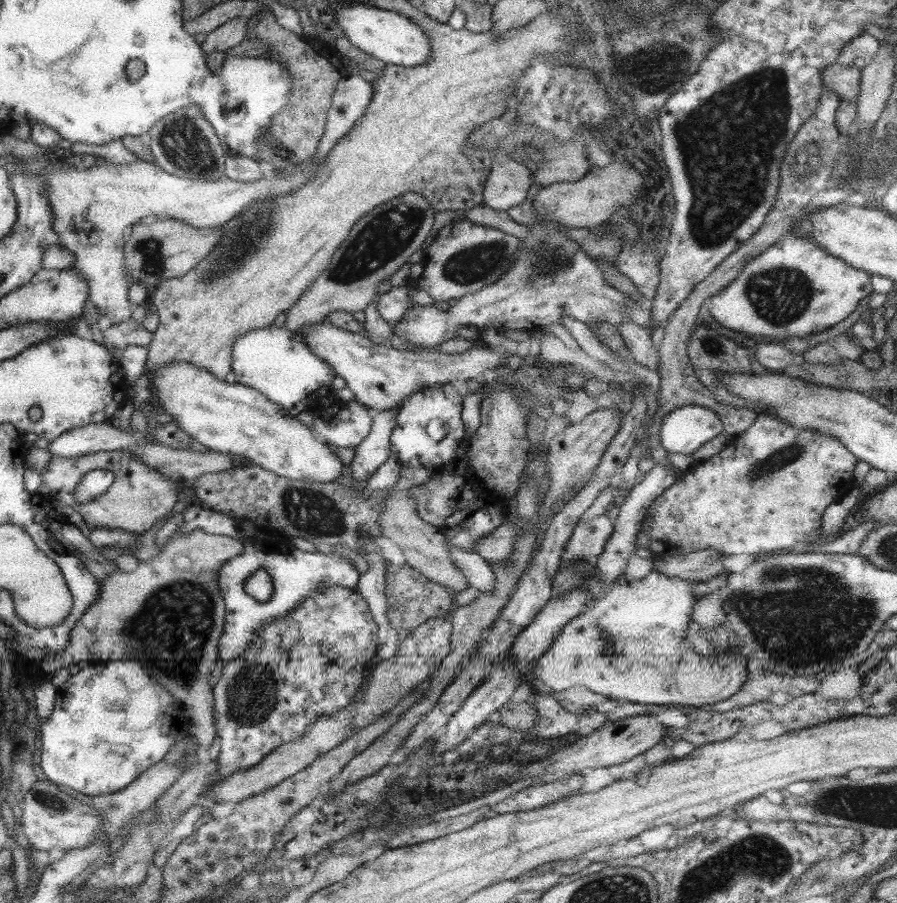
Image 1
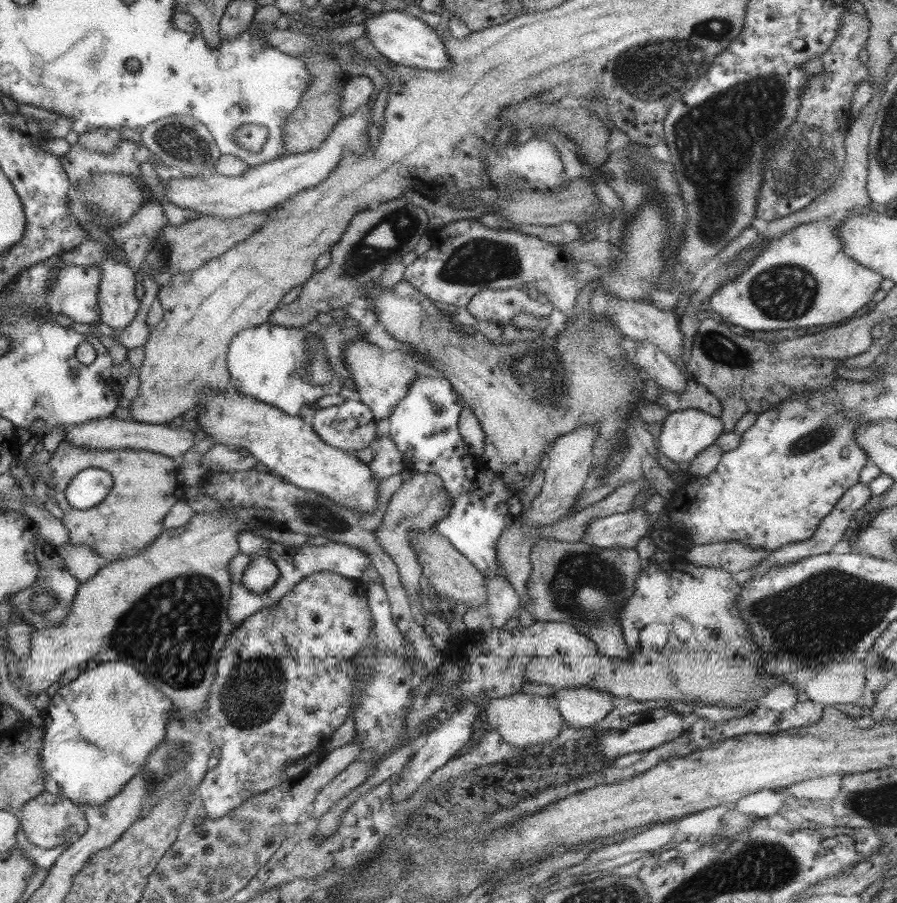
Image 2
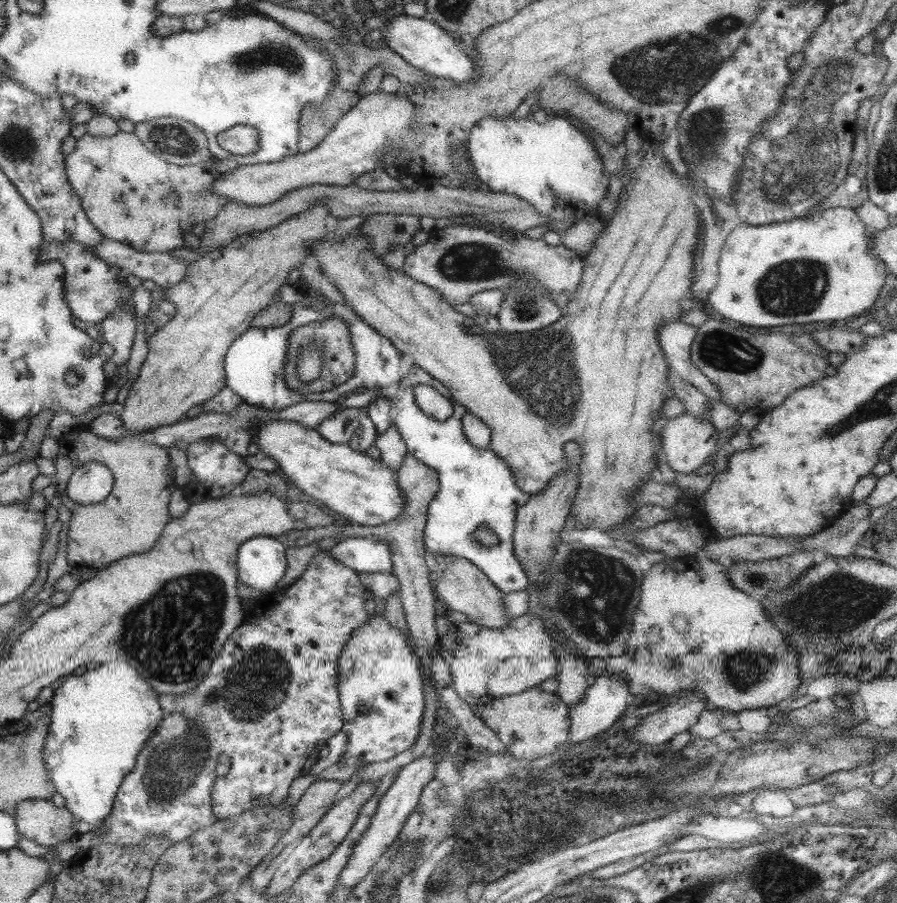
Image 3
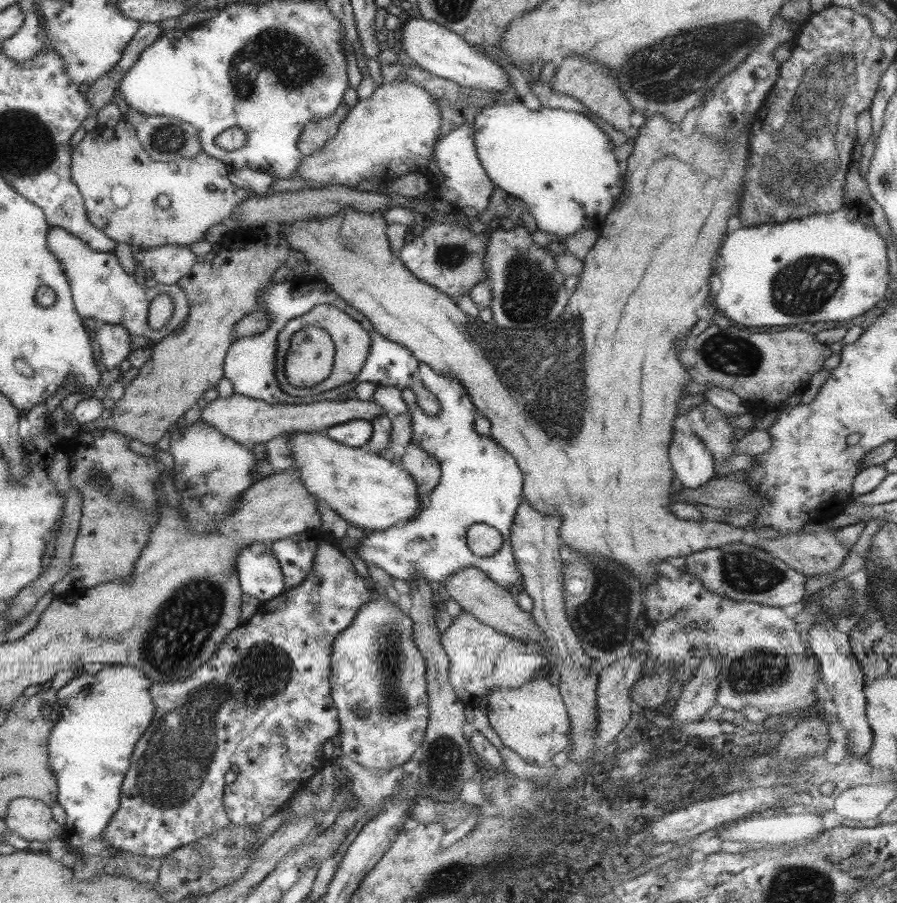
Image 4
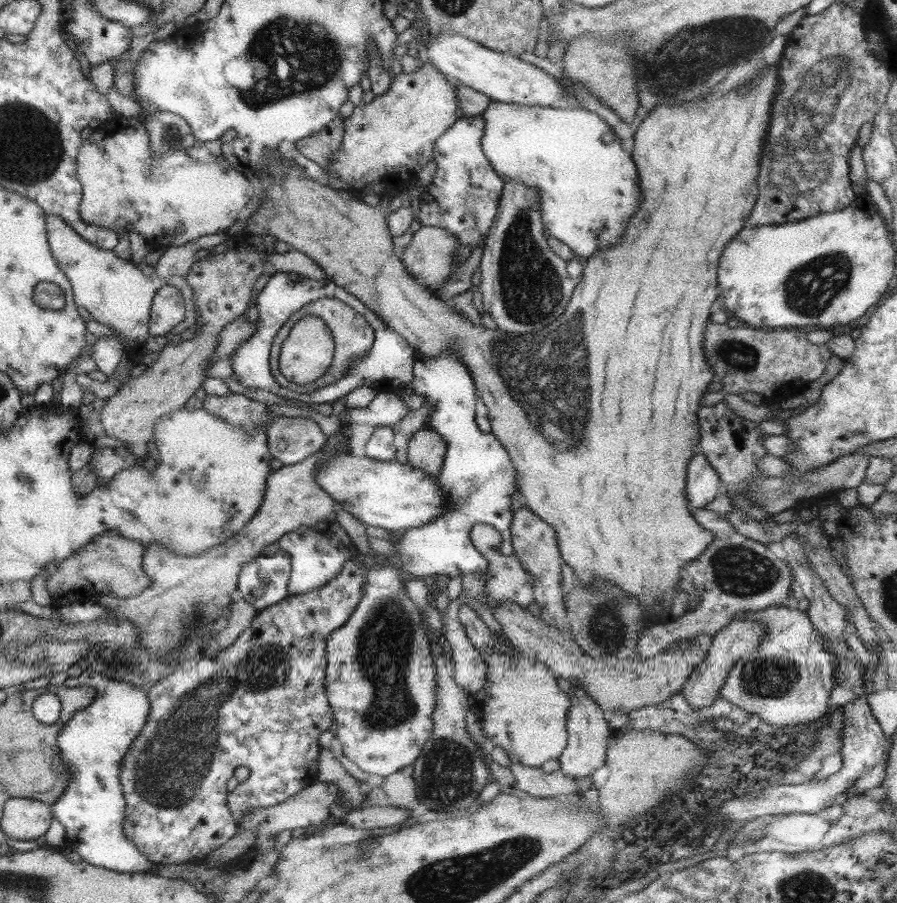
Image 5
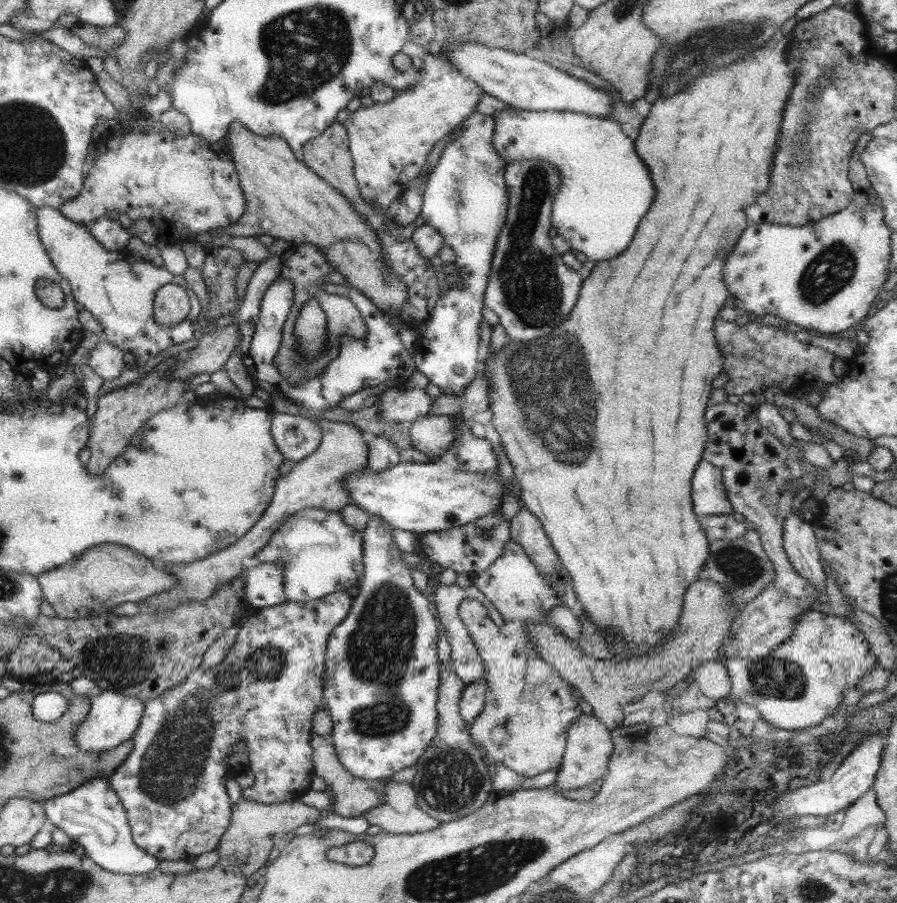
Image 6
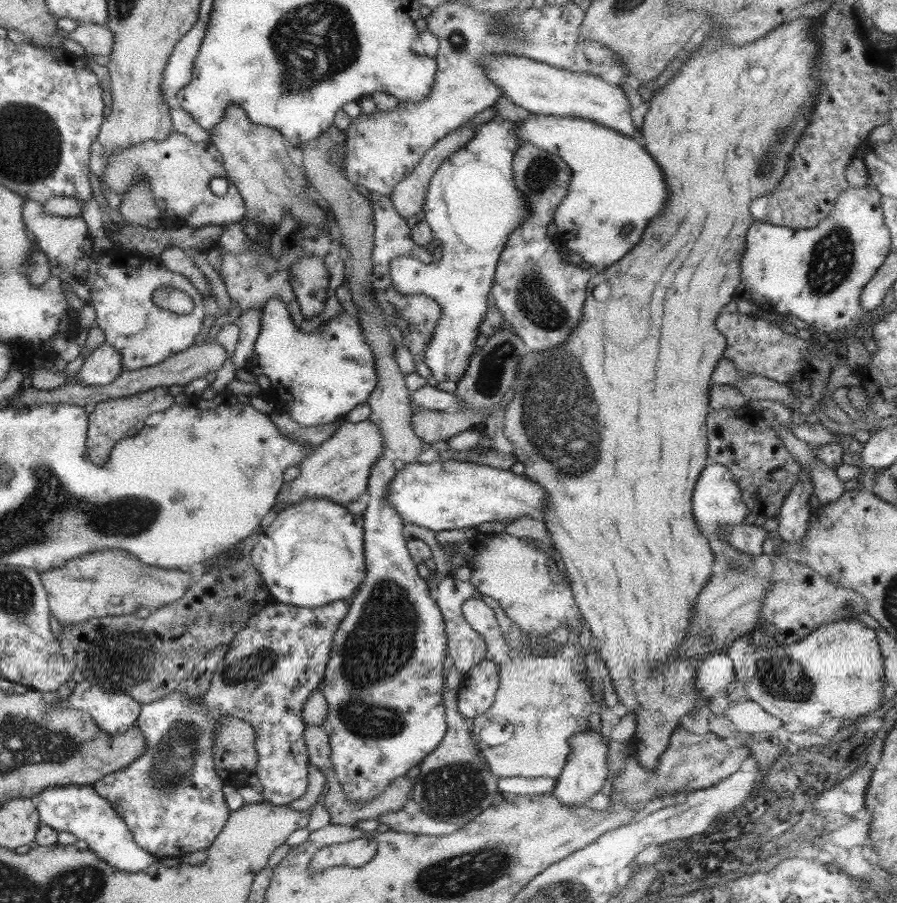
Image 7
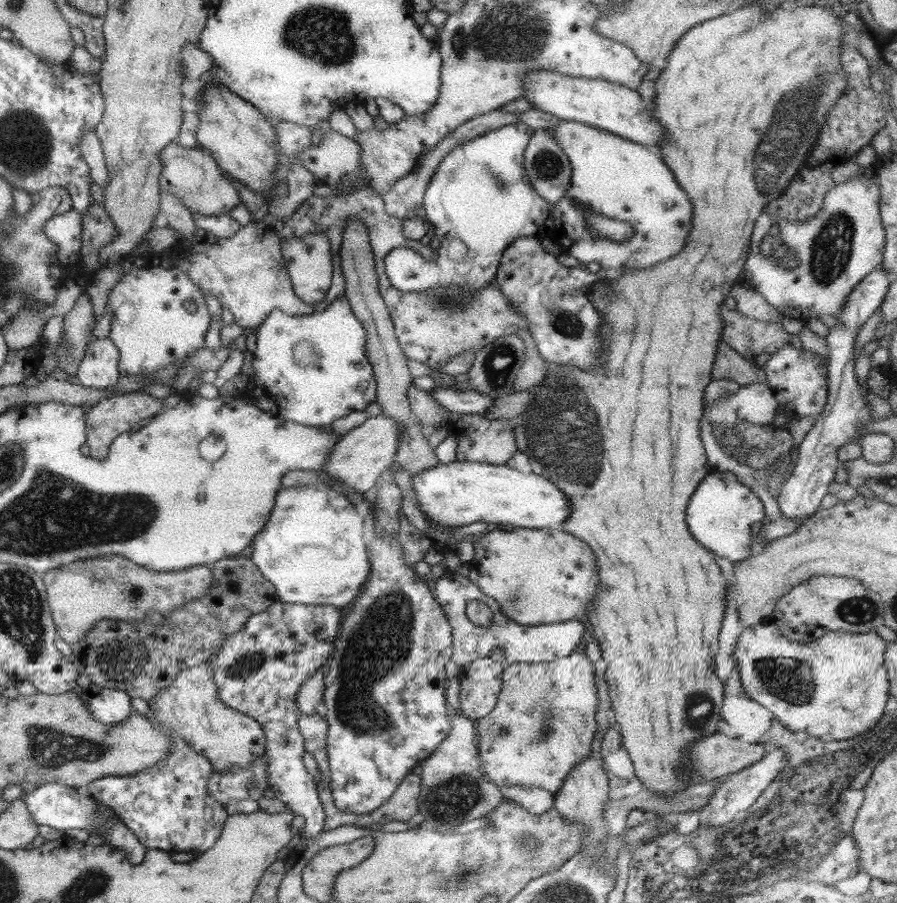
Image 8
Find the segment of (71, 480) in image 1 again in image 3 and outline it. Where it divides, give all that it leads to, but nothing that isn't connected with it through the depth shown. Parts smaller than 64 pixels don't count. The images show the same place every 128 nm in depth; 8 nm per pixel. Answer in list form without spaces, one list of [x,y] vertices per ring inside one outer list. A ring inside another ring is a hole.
[[[77,427],[60,438],[59,445],[53,478],[61,494],[62,508],[68,508],[71,512],[66,558],[70,568],[78,568],[84,582],[111,562],[150,550],[171,520],[169,499],[172,492],[180,487],[168,474],[171,464],[168,450],[158,444],[147,443],[137,434],[112,441],[100,438],[84,427]],[[86,462],[106,466],[114,482],[112,493],[105,500],[87,506],[77,504],[67,496],[71,474]]]

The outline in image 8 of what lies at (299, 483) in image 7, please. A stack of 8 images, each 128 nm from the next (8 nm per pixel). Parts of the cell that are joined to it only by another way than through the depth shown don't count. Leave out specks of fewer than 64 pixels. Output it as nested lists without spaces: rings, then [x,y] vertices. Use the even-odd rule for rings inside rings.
[[[384,414],[370,417],[364,424],[352,428],[348,434],[341,436],[330,452],[327,466],[320,473],[327,473],[346,487],[354,489],[358,495],[363,495],[389,472],[396,459],[398,444],[400,444],[398,420]]]

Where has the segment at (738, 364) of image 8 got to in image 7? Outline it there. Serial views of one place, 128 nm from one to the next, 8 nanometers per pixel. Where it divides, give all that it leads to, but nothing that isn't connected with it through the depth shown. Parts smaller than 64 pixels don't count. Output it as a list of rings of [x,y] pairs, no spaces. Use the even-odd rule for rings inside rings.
[[[722,357],[714,369],[711,382],[736,386],[748,401],[778,400],[791,410],[799,410],[800,402],[794,402],[790,387],[756,373],[742,373],[732,359]]]

